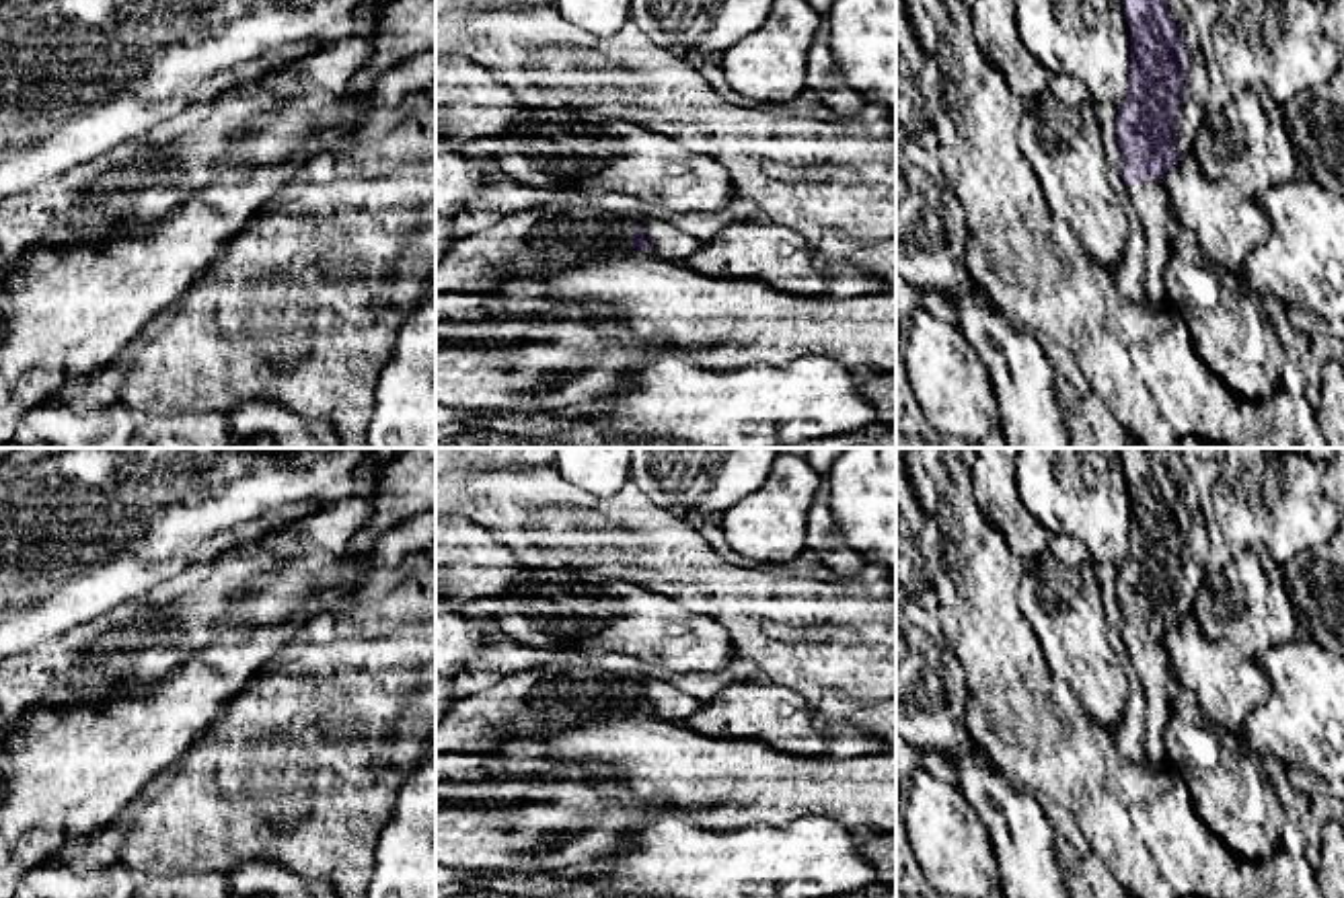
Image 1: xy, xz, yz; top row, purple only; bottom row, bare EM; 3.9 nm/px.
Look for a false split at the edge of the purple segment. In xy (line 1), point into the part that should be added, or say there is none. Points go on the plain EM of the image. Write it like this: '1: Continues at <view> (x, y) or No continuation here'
1: No continuation here

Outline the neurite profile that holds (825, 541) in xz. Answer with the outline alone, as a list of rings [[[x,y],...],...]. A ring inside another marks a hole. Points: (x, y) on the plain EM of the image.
[[[824,495],[814,501],[806,522],[806,553],[838,573],[841,579],[857,579],[867,565],[865,559],[847,545]]]

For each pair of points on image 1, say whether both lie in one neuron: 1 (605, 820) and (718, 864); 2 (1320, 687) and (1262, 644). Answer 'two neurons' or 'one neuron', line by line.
1: two neurons
2: two neurons

